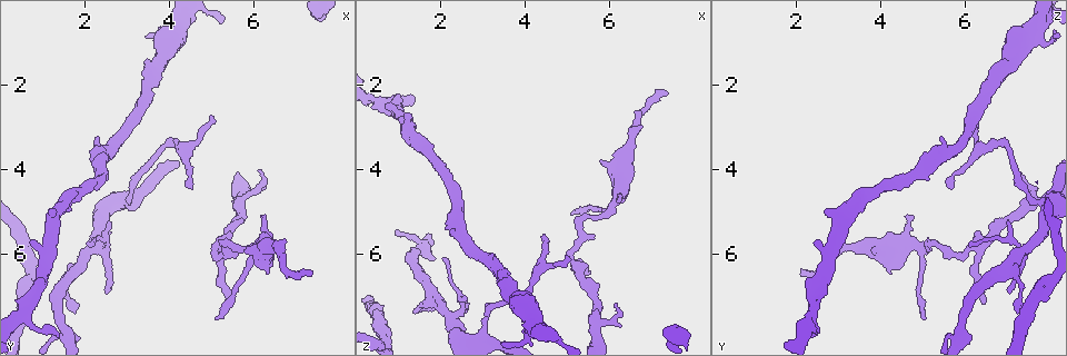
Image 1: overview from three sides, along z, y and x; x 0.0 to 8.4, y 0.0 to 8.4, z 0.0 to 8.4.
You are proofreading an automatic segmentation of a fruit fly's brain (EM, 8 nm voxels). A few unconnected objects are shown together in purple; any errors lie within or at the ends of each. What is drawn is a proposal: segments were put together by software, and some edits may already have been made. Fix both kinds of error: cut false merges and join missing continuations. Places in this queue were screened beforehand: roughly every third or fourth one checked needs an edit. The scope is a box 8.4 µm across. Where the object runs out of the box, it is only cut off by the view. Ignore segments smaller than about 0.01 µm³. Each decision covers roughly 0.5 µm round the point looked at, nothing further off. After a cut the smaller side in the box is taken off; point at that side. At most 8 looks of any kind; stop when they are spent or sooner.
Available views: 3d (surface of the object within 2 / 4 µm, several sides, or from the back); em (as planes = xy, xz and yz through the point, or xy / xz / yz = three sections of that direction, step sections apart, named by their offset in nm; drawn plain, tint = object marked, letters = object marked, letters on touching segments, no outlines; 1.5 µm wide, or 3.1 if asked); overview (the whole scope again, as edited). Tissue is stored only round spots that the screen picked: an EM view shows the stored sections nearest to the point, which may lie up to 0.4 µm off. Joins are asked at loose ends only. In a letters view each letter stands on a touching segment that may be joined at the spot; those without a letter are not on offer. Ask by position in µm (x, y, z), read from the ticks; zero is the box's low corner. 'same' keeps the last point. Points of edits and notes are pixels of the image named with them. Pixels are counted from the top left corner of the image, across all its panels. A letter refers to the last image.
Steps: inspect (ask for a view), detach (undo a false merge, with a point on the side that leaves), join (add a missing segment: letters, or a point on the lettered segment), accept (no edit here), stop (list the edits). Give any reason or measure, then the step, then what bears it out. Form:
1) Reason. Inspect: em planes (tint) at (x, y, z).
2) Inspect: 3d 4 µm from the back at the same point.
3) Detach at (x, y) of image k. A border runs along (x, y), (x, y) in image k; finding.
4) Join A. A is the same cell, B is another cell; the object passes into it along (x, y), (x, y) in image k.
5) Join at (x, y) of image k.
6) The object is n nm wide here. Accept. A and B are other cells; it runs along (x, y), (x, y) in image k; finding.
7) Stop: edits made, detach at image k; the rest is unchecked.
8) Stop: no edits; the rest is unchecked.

Branch stops here. Inspect: em xy step 4 (tint) at (5.35, 7.15, 6.45).

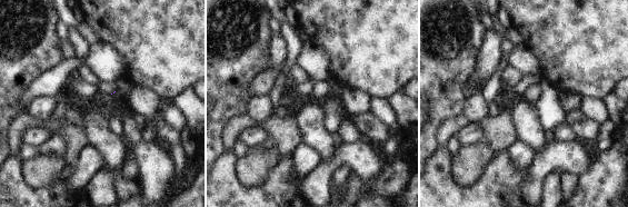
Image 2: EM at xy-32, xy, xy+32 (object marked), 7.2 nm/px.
Inspect: em planes (letters) at the same point.

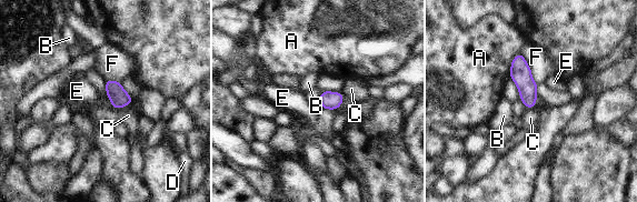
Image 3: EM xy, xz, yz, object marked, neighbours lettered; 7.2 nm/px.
Accept. A, B, C, D, E and F are other cells; no lettered segment goes on from it.

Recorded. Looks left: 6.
Abrupt turn. Inspect: 3d 2 µm from the back at (2.20, 5.80, 7.45).

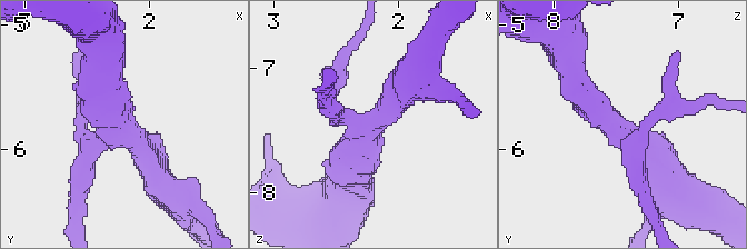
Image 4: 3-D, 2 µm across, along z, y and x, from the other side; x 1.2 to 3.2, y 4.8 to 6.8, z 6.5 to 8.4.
Need the tissue. Inspect: em planes (letters) at (2.24, 5.82, 7.46).

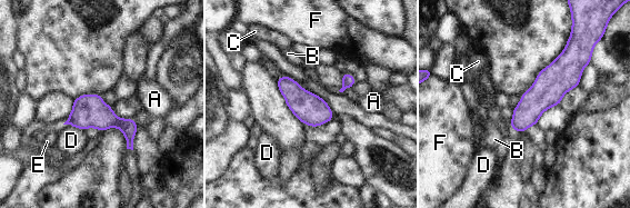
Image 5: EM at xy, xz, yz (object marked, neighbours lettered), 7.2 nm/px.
Accept. A, B, C, D, E and F are other cells; it runs along (577, 65), (513, 125) in image 5; continuous, no second neuron.

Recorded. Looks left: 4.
Thin end. Inspect: em yz step 8 (tint) at (5.00, 2.75, 6.00).

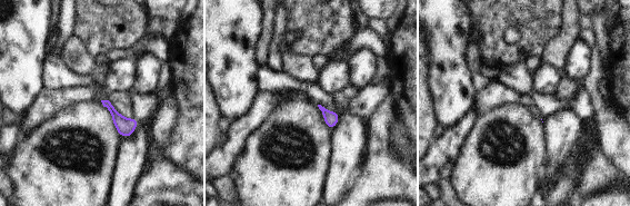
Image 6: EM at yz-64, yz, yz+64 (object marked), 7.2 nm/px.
Cut it another way. Inspect: em planes (letters) at the same point.

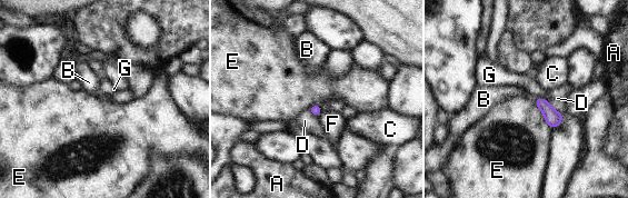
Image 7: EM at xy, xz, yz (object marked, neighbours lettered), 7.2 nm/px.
The object is 80 nm wide here. Accept. A, B, C, D, E, F and G are other cells; a border runs along (534, 98), (535, 105), (551, 129) in image 7; no lettered segment goes on from it.

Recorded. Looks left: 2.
Stop: no edits; the rest is unchecked.

